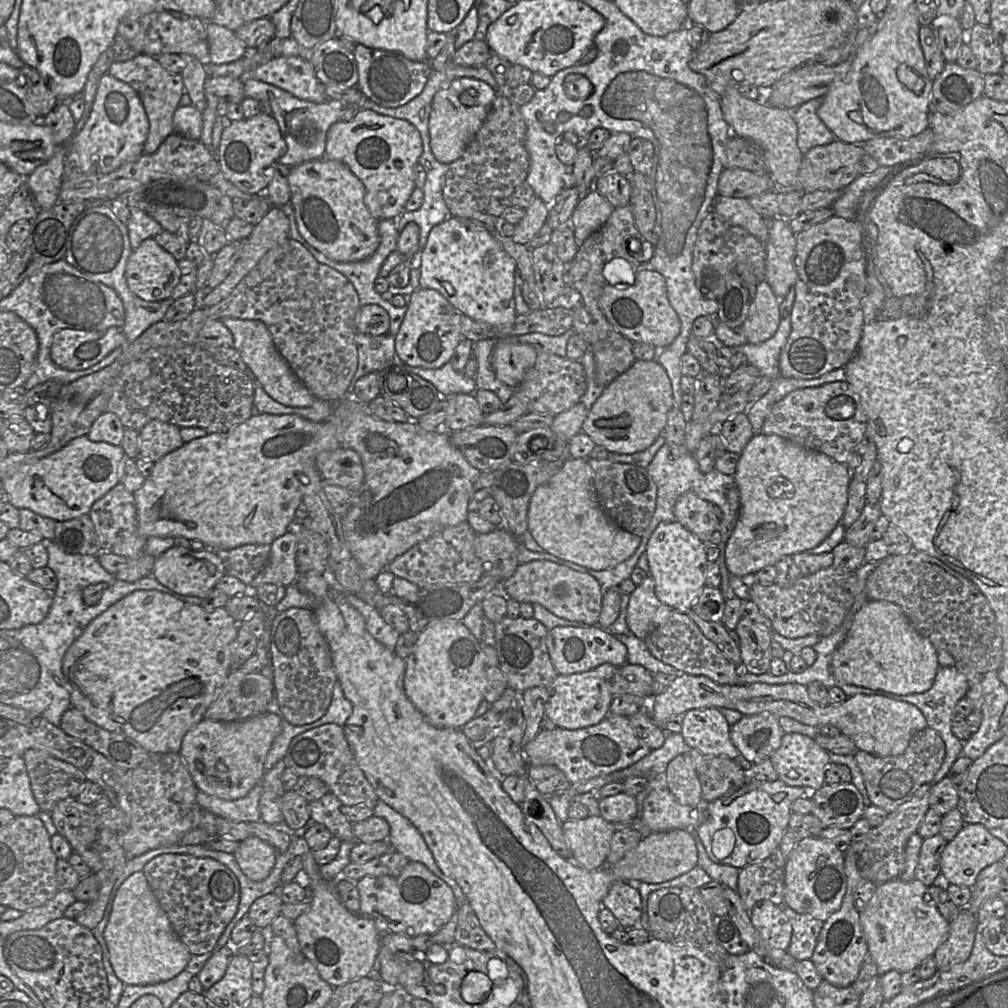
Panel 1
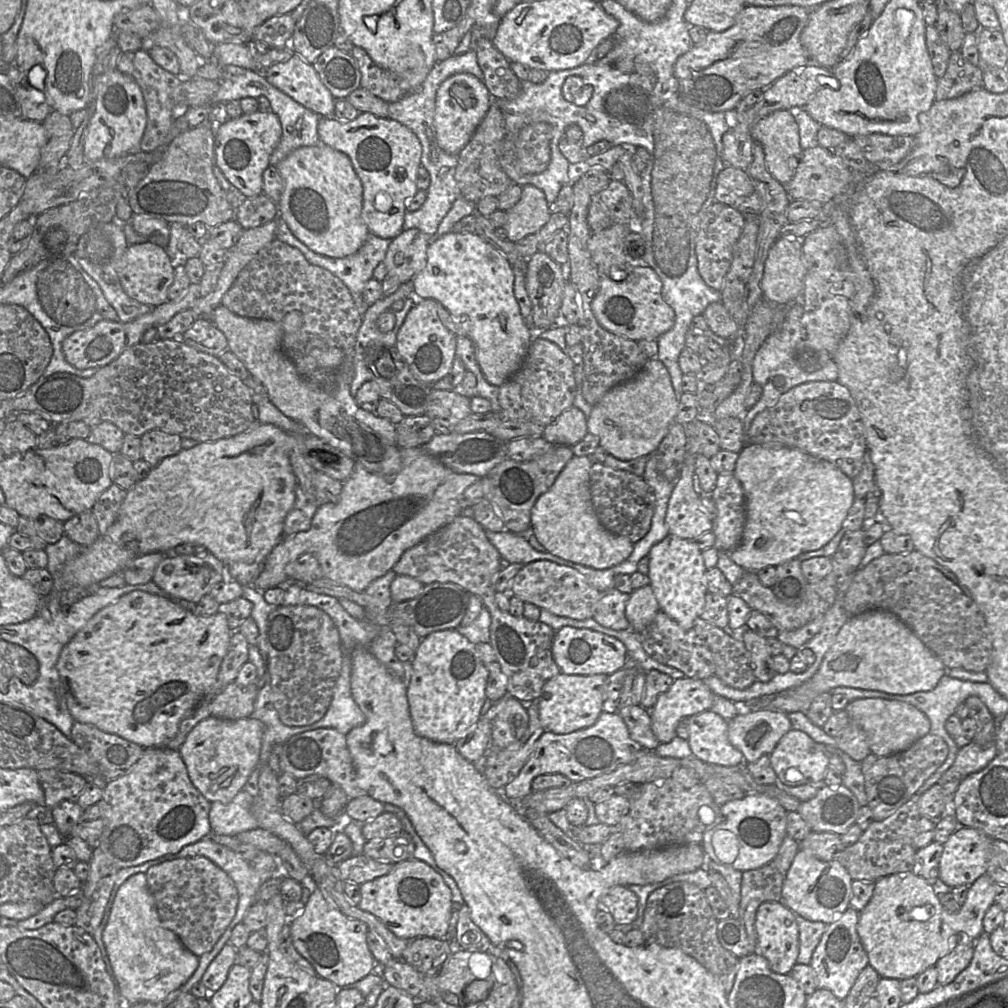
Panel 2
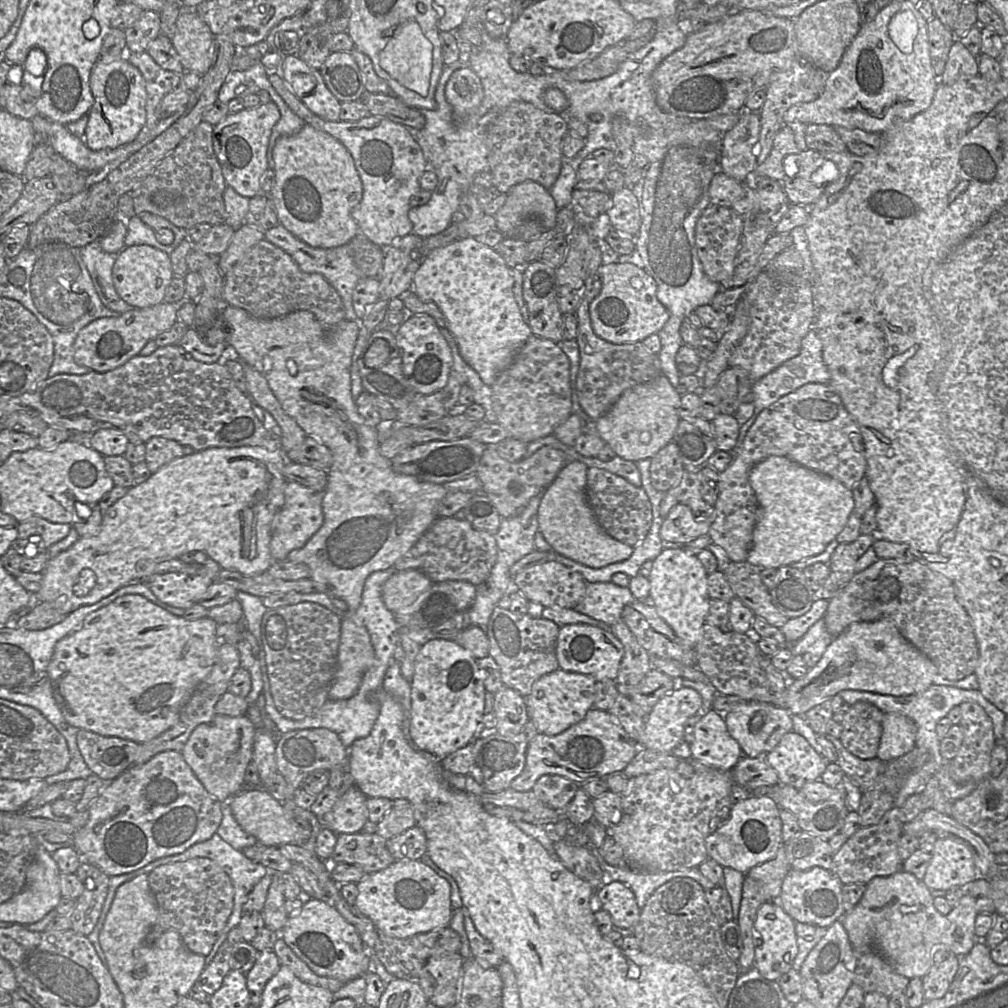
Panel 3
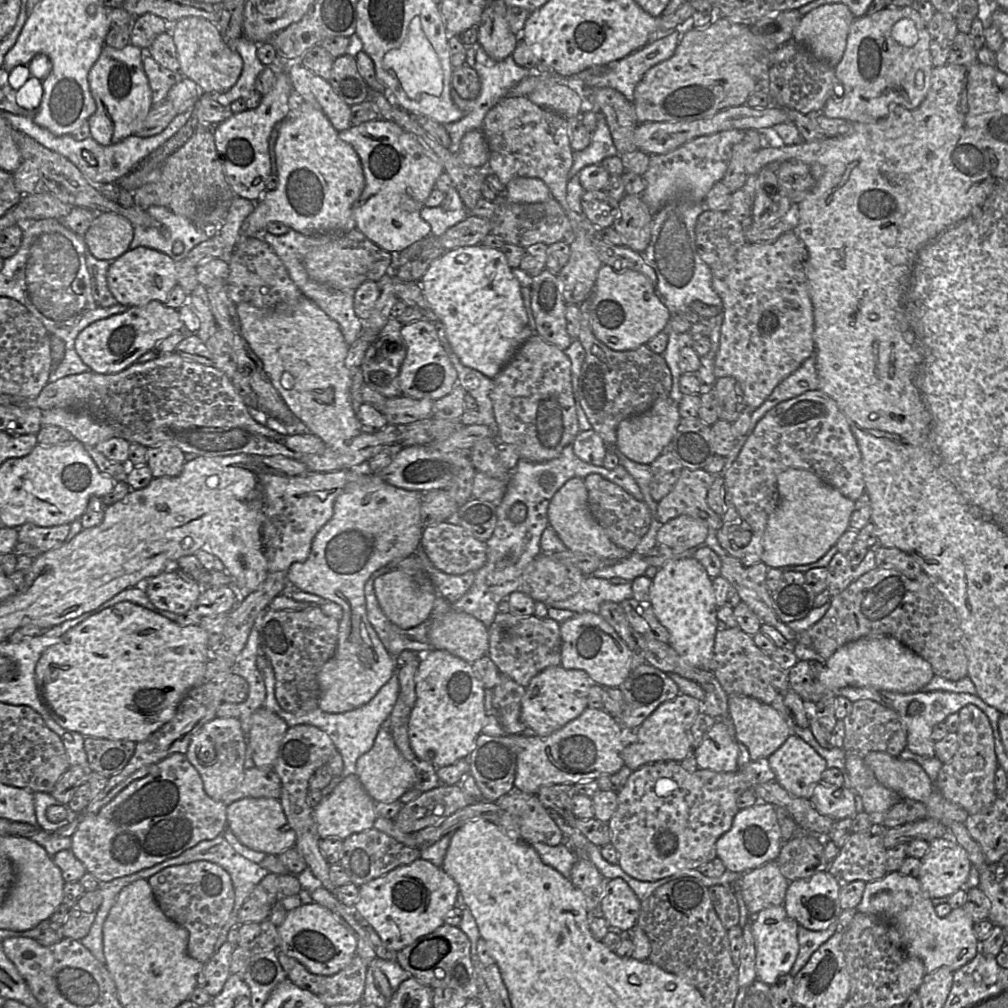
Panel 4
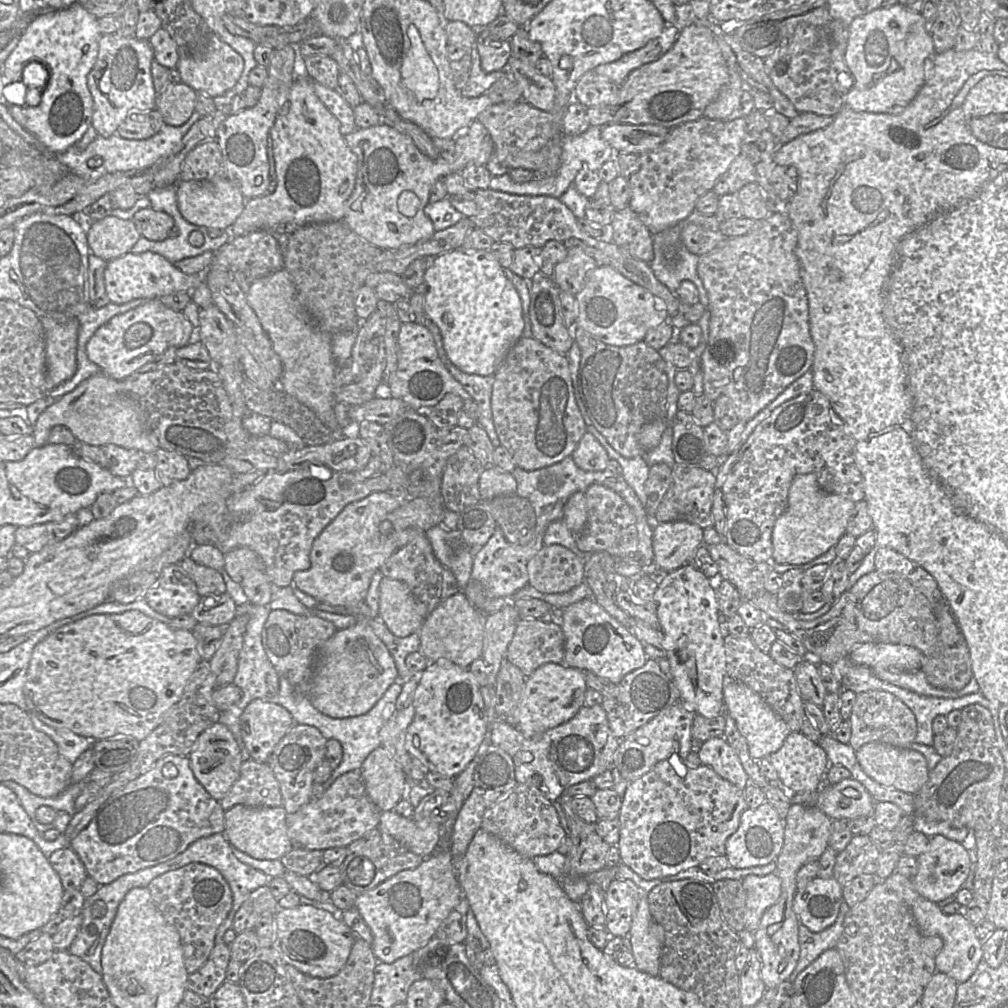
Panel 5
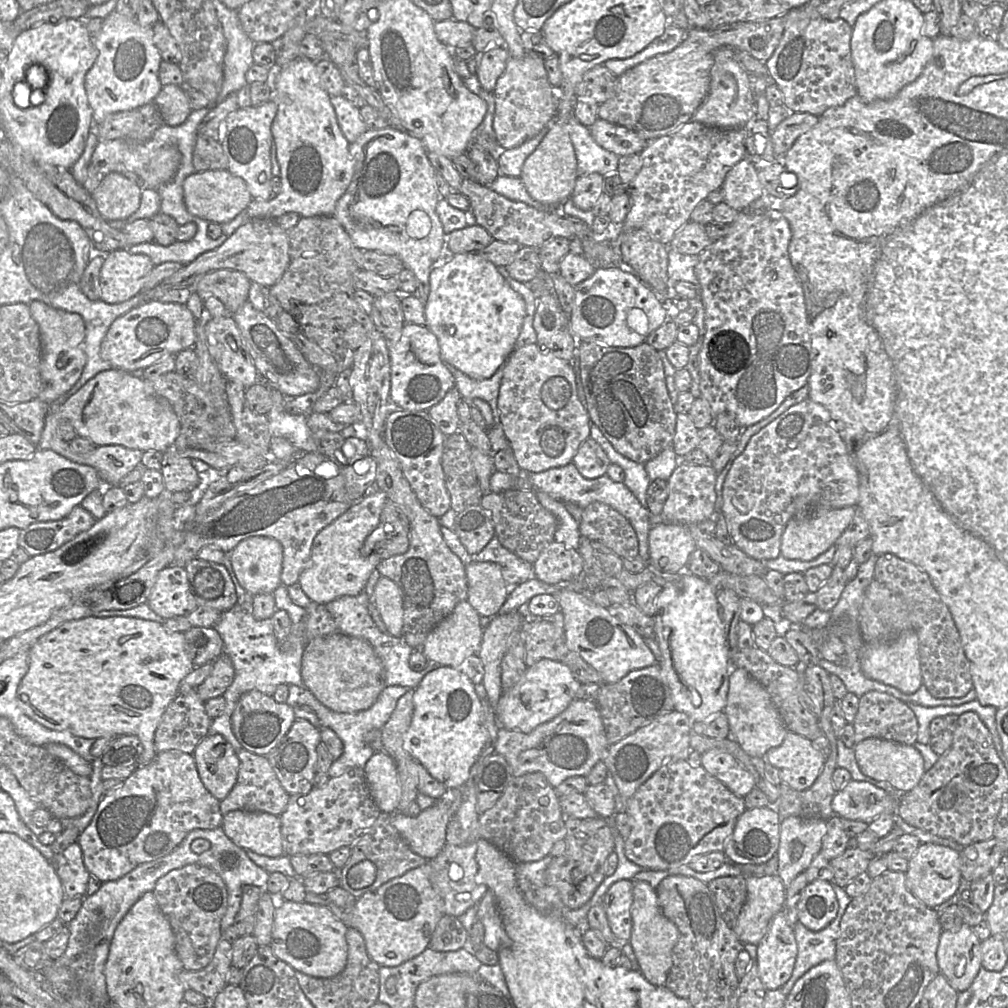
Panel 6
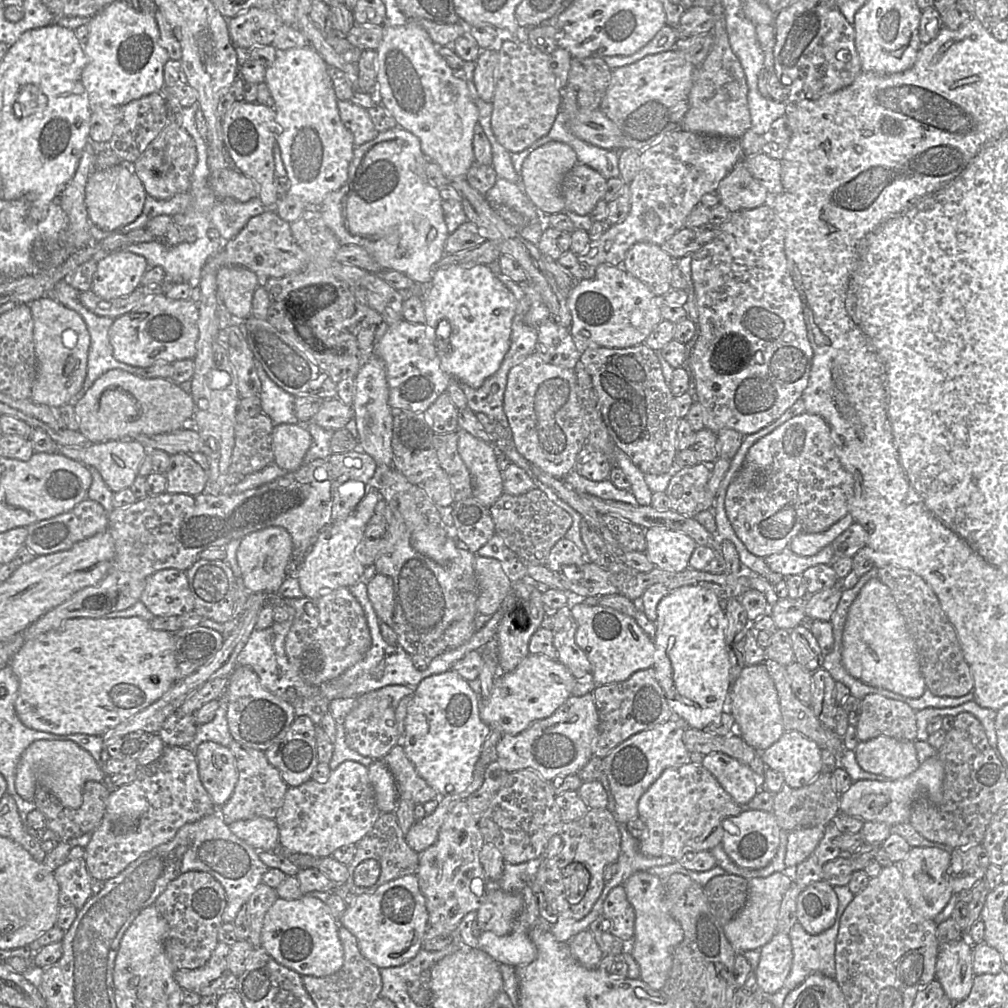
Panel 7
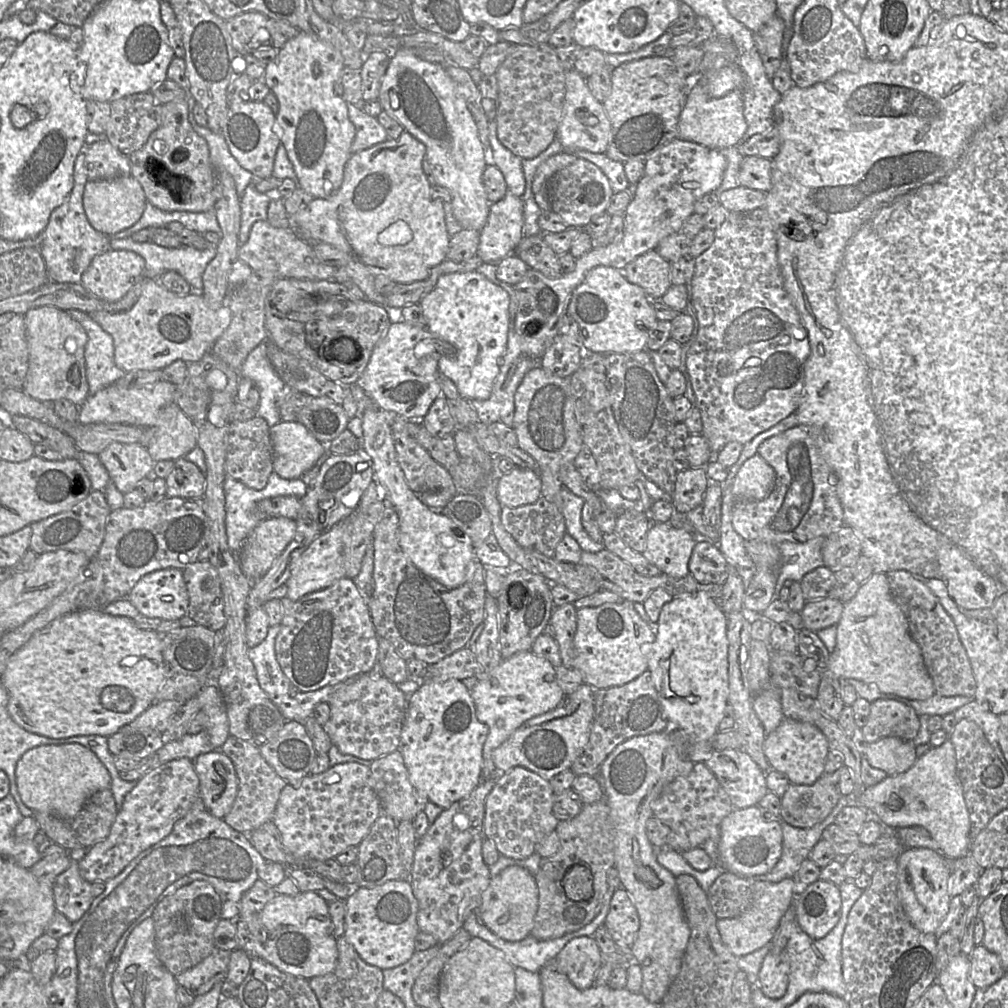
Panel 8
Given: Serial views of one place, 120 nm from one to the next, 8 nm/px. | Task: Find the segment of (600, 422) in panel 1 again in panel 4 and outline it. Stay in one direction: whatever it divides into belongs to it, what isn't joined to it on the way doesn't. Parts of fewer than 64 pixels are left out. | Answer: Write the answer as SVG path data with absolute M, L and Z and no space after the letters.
M670 396L657 400L646 412L622 420L617 427L616 450L640 464L651 464L671 444L679 421L679 404Z

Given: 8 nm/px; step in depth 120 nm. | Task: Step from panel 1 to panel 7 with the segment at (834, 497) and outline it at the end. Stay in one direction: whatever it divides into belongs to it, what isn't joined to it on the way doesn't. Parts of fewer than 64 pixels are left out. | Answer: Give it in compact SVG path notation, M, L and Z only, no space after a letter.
M848 513L824 532L795 536L789 548L799 556L813 556L831 544L854 522L853 516Z

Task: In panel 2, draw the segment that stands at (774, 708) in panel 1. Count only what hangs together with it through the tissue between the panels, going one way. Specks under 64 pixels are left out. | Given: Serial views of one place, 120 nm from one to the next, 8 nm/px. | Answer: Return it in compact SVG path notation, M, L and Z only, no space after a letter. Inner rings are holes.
M680 678L674 680L667 691L660 694L652 709L649 709L651 716L651 727L654 735L660 743L668 743L676 735L676 728L682 718L689 718L692 715L710 710L714 701L714 692L701 679ZM881 698L849 701L844 709L850 722L857 724L866 734L872 754L886 757L910 748L918 739L930 733L927 716L909 703Z

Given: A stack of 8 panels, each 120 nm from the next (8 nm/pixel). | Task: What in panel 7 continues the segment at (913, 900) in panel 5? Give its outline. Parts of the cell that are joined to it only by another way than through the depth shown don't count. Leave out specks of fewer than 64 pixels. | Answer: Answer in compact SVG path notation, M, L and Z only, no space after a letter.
M967 938L943 944L936 962L936 978L946 995L954 1002L963 1001L974 982L973 944Z

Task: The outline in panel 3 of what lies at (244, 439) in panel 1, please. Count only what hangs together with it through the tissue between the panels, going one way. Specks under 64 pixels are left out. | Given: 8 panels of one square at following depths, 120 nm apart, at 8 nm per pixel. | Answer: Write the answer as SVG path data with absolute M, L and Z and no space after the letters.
M243 446L236 448L213 447L173 459L155 473L152 473L146 481L140 484L134 484L128 488L126 494L113 503L103 514L101 527L96 535L92 537L79 537L68 549L60 552L54 558L48 559L42 571L41 587L37 593L33 594L35 602L51 602L56 609L67 615L80 606L90 605L100 601L122 586L138 583L141 578L149 579L157 563L168 559L176 559L187 552L202 551L214 560L221 569L235 570L246 576L255 576L267 571L273 563L270 552L271 523L285 501L284 488L287 479L282 472L285 461L285 454L282 447L276 450L269 450L262 446Z

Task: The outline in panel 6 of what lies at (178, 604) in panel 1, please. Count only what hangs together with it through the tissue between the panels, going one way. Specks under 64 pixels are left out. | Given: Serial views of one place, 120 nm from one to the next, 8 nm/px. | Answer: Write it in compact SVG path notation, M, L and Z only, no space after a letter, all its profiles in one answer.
M88 616L64 622L54 630L40 637L30 647L28 653L28 671L18 686L17 702L26 716L49 729L68 731L75 736L89 739L96 739L109 734L136 735L143 745L143 752L137 761L138 767L149 764L157 755L158 752L154 746L154 734L156 728L167 706L179 693L181 681L194 668L195 667L185 650L185 638L184 633L182 632L170 632L161 623L141 618L127 616L101 618L98 616Z

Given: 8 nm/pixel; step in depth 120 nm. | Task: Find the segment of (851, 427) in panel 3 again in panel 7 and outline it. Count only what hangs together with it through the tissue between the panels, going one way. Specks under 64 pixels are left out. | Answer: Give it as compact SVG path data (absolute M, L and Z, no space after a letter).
M805 412L789 419L749 449L742 468L727 488L725 510L748 551L765 558L789 547L795 536L824 532L847 515L853 489L853 478L836 454L829 425L820 416Z

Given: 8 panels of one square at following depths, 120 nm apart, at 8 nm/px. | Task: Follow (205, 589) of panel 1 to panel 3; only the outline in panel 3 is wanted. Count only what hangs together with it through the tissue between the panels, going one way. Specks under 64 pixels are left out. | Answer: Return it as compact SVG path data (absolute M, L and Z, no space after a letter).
M208 557L195 573L154 574L145 583L160 601L185 610L200 601L220 570Z

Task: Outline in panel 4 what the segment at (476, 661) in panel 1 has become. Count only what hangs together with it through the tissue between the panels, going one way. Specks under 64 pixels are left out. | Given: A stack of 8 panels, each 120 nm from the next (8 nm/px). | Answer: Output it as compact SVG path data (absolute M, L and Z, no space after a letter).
M431 649L419 659L416 702L408 724L409 741L420 759L441 768L467 758L474 750L487 717L485 688L476 678L472 664L446 650Z

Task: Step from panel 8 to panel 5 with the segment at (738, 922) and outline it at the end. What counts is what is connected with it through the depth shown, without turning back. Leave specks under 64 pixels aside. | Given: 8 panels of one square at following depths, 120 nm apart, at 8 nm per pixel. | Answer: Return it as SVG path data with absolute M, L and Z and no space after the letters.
M770 873L764 876L747 875L741 881L746 891L744 927L754 933L765 911L779 900L781 880L776 873Z

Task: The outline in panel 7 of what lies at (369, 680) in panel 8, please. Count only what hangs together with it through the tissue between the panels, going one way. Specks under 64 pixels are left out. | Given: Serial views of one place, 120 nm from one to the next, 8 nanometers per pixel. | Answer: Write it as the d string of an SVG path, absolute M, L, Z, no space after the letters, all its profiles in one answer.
M377 690L357 697L356 704L345 718L346 744L362 756L382 760L401 741L395 719L395 709L390 706L389 697L380 697Z

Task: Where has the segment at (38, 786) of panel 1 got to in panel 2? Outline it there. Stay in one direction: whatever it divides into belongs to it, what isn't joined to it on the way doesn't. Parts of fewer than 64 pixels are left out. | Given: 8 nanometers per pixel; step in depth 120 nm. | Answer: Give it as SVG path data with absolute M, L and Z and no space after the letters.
M56 769L37 771L37 776L44 792L44 806L50 809L64 800L77 802L86 784L83 776Z

